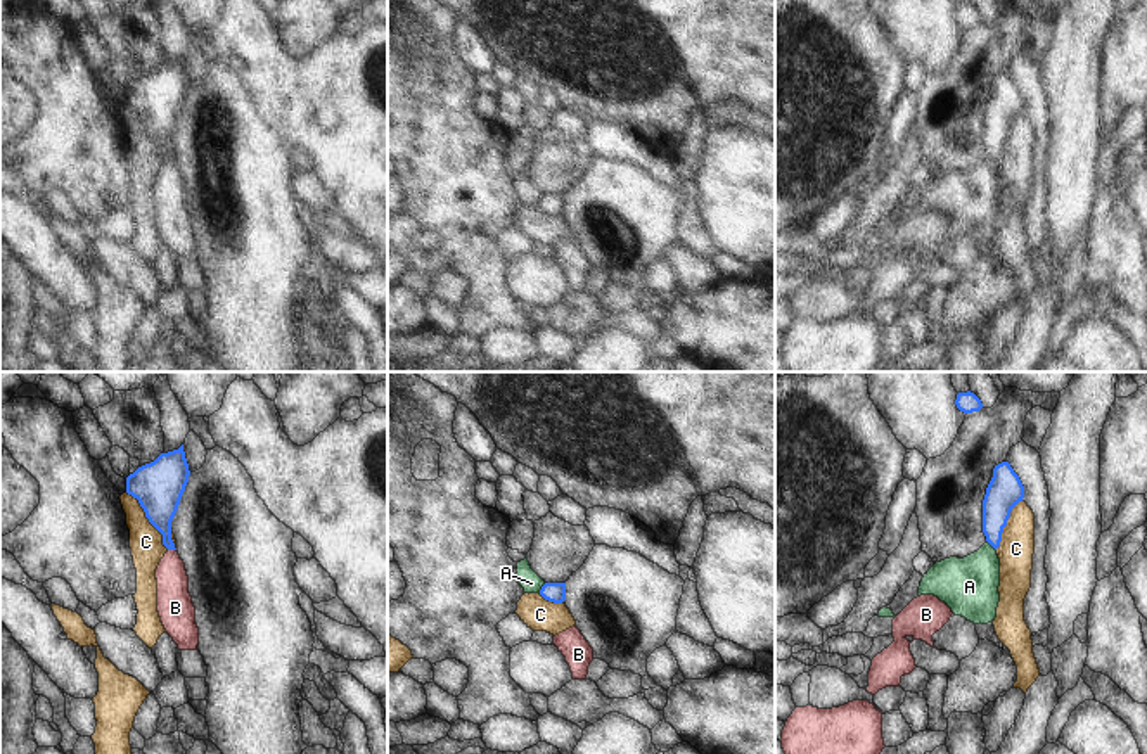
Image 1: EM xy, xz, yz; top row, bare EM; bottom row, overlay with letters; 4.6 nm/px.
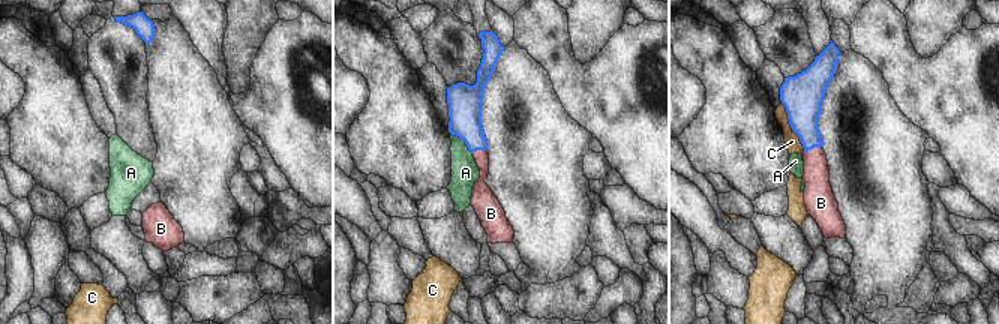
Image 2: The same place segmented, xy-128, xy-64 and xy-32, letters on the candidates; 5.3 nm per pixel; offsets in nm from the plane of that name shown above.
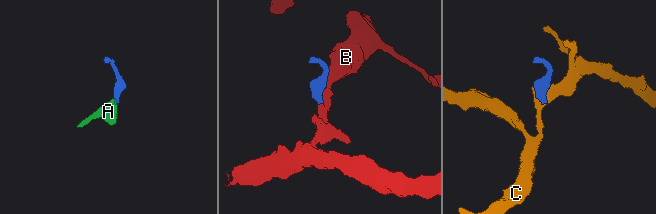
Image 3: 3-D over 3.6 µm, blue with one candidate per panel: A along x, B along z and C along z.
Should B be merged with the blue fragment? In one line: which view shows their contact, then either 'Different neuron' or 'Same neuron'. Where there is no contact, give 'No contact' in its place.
Touches blue in xy. Same neuron

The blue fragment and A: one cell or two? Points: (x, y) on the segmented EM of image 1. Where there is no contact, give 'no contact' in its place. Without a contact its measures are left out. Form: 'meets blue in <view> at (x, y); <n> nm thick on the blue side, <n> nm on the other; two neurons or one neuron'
meets blue in xz at (542, 588); 100 nm thick on the blue side, 90 nm on the other; two neurons

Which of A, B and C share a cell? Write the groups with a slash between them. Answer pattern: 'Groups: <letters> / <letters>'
Groups: A / B / C

